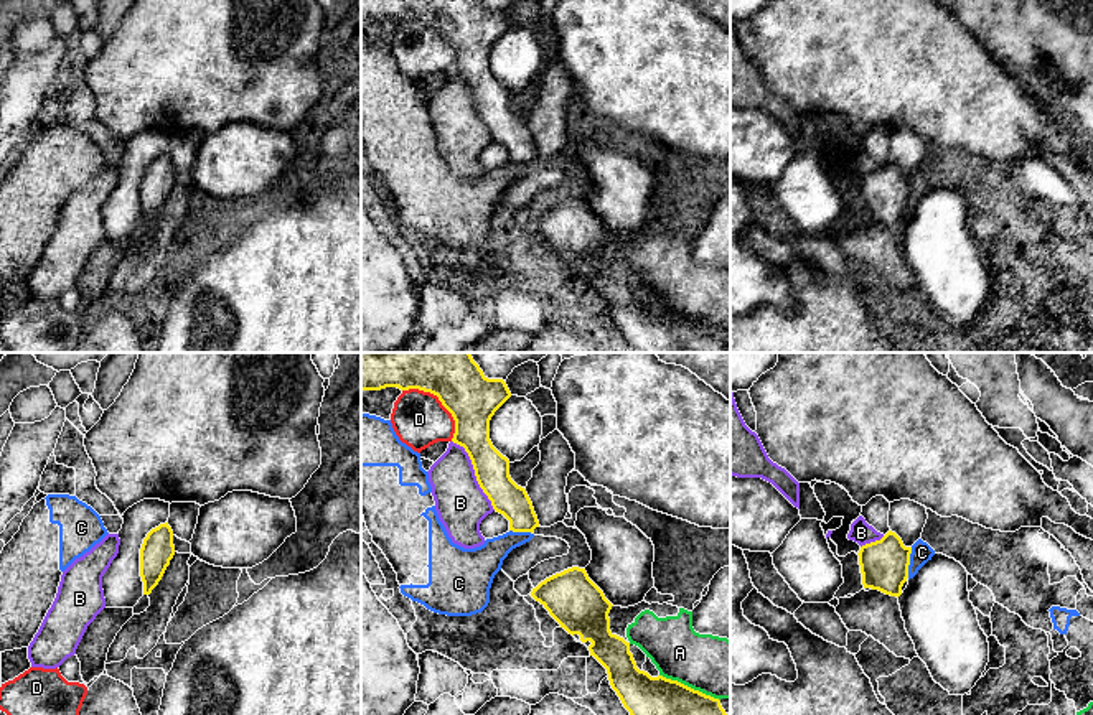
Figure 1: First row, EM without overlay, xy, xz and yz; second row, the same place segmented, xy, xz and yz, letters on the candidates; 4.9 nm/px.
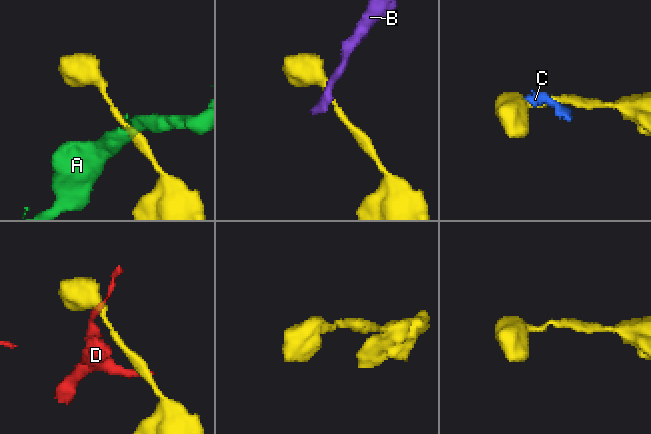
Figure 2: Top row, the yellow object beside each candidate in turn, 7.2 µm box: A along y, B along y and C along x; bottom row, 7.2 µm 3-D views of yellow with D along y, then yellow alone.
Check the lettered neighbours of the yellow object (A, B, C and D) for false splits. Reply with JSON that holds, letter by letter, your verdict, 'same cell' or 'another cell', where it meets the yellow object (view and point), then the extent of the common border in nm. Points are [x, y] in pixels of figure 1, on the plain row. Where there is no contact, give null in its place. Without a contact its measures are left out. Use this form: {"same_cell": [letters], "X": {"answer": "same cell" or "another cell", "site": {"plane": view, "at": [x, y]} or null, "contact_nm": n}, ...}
{"same_cell": [], "A": {"answer": "another cell", "site": {"plane": "xz", "at": [689, 318]}, "contact_nm": 320}, "B": {"answer": "another cell", "site": {"plane": "xz", "at": [475, 104]}, "contact_nm": 400}, "C": {"answer": "another cell", "site": {"plane": "yz", "at": [909, 193]}, "contact_nm": 150}, "D": {"answer": "another cell", "site": {"plane": "xz", "at": [440, 32]}, "contact_nm": 360}}

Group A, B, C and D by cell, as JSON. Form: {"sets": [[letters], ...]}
{"sets": [["A"], ["B"], ["C"], ["D"]]}

